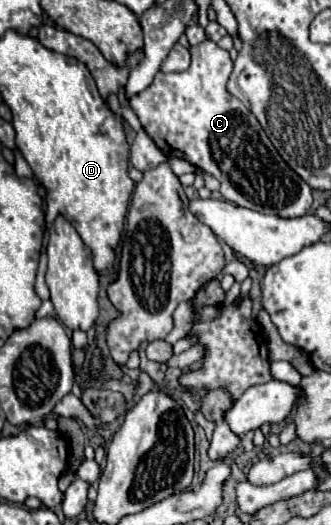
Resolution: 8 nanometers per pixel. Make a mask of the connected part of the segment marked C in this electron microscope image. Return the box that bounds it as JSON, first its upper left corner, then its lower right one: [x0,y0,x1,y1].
[129,40,313,218]

